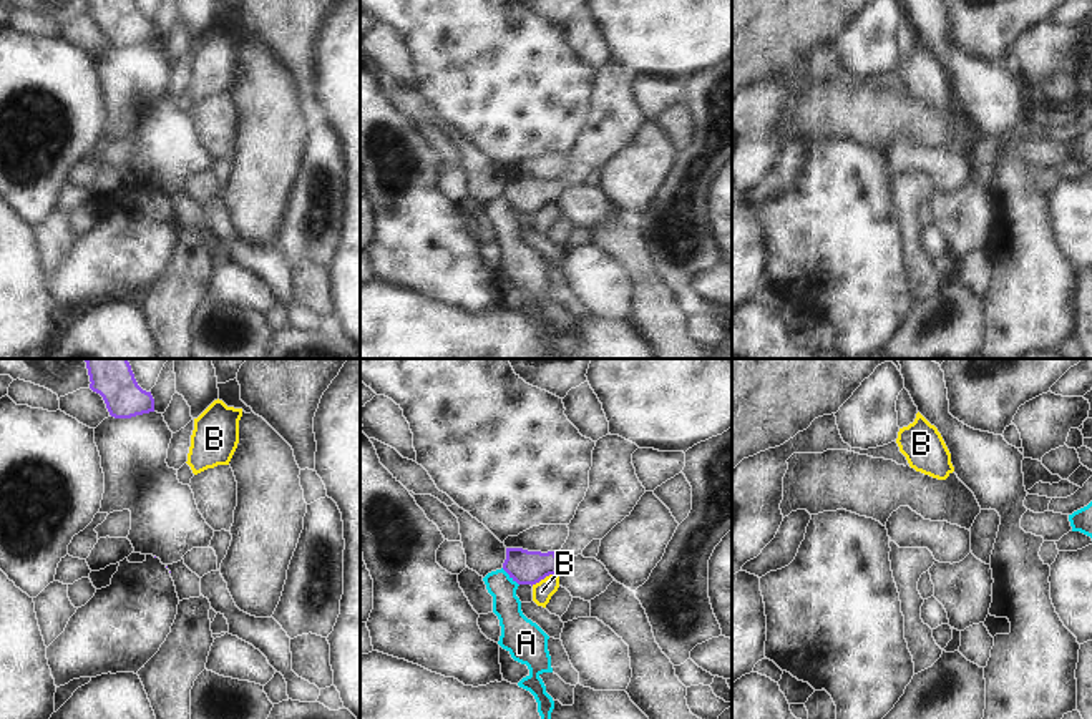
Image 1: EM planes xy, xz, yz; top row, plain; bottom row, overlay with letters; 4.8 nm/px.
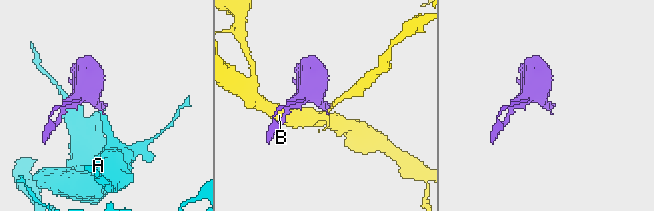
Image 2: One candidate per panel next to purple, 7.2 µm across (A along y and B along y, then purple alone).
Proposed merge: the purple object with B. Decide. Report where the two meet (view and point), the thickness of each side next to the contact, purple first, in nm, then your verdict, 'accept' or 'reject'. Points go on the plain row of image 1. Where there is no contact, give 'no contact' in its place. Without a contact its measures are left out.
xz (543, 206) | 160/100 nm | reject

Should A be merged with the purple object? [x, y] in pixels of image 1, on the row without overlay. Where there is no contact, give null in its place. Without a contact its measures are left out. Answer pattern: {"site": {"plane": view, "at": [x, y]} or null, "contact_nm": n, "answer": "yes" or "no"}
{"site": {"plane": "xz", "at": [510, 205]}, "contact_nm": 120, "answer": "no"}

